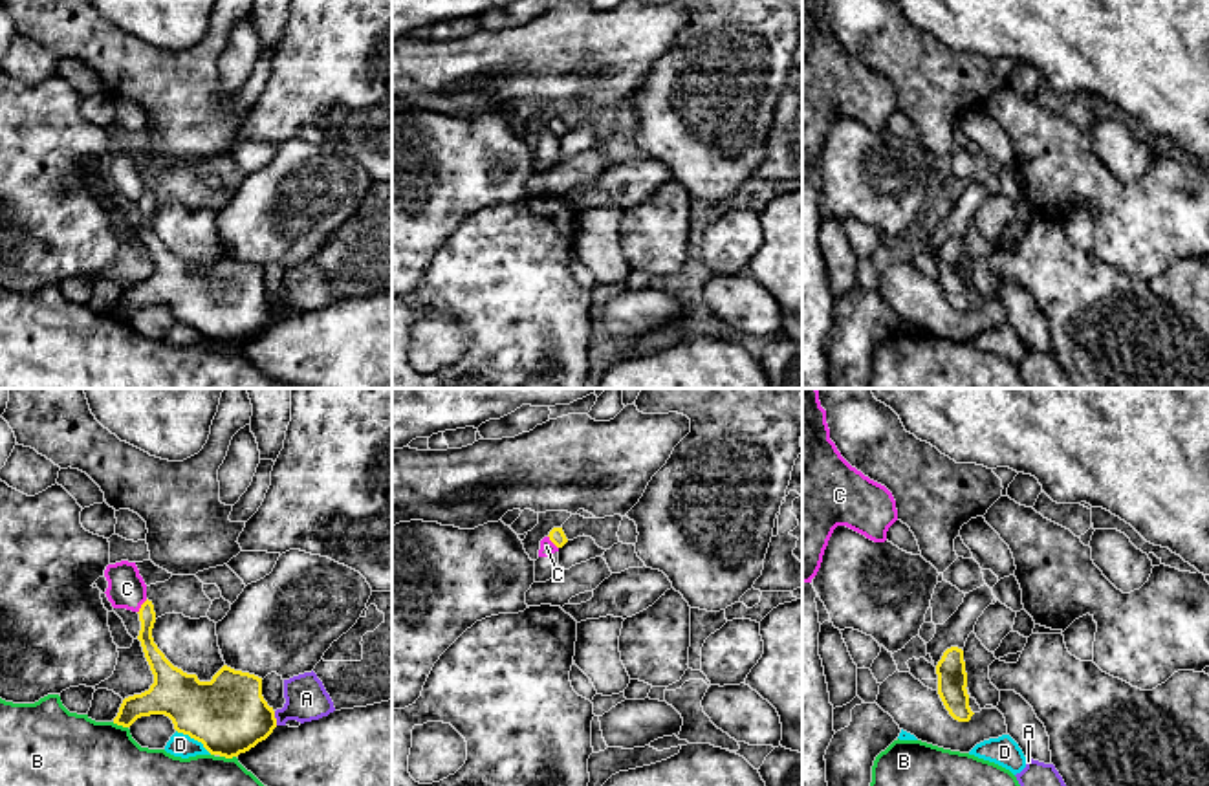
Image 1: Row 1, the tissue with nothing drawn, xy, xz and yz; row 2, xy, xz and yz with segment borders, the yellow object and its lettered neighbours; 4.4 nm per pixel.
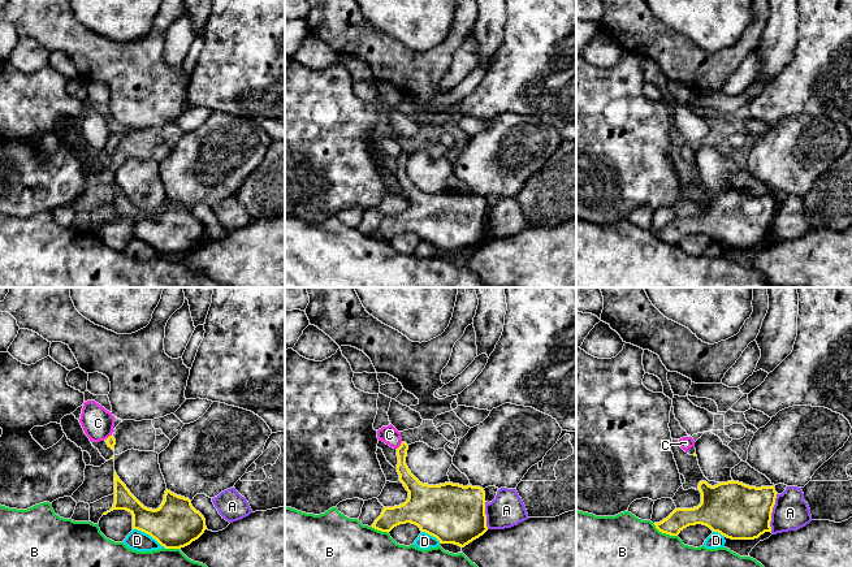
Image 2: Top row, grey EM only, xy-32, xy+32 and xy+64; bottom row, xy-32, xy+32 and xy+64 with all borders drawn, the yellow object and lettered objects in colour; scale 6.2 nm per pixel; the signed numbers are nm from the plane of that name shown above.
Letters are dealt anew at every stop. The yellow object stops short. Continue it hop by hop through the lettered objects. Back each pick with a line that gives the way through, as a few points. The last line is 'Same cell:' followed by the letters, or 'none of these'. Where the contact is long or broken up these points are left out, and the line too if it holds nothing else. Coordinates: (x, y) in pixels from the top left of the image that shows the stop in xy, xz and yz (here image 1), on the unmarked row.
Same cell: none of these

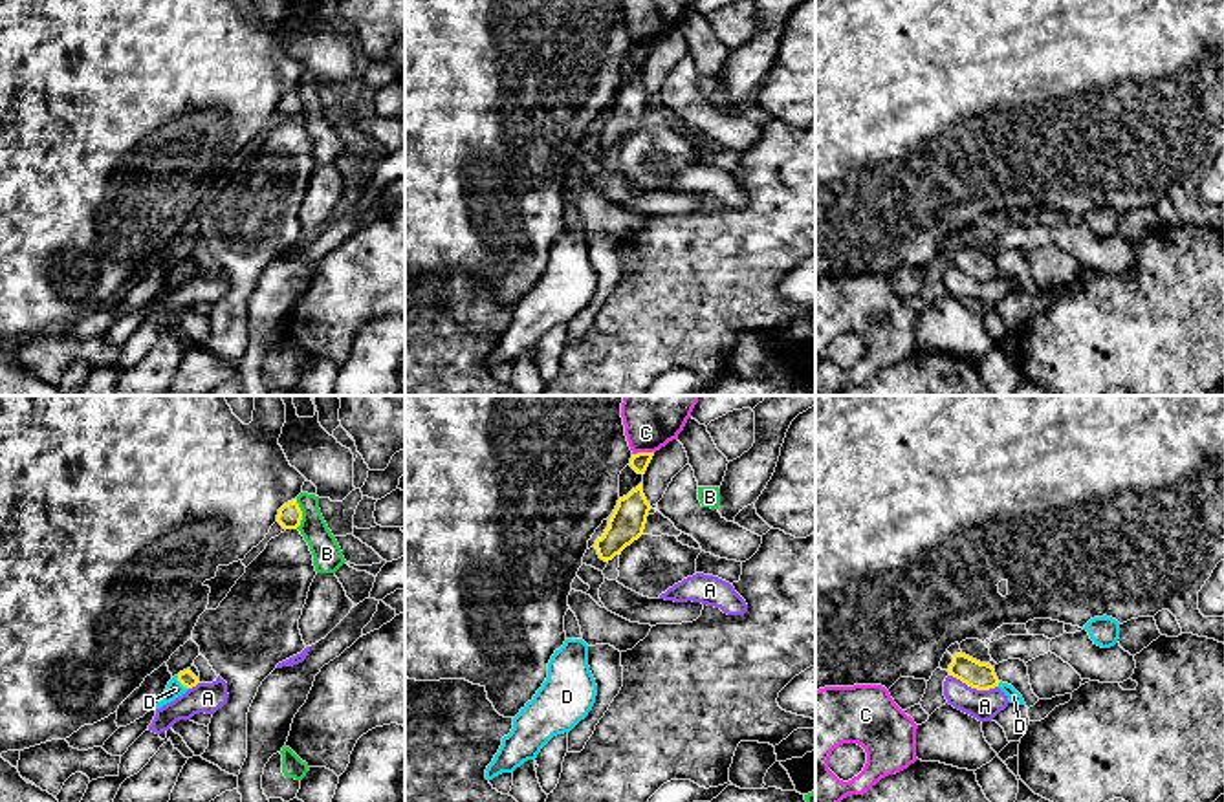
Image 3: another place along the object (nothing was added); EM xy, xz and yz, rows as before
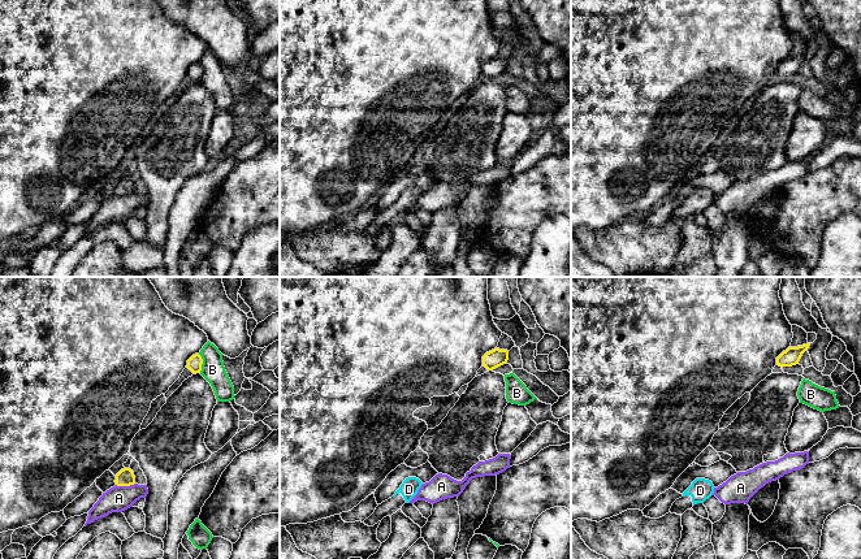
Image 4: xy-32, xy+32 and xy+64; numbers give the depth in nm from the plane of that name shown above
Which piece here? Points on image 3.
D: runs through xy (185, 268), (182, 273), (174, 279)
Same cell: D

